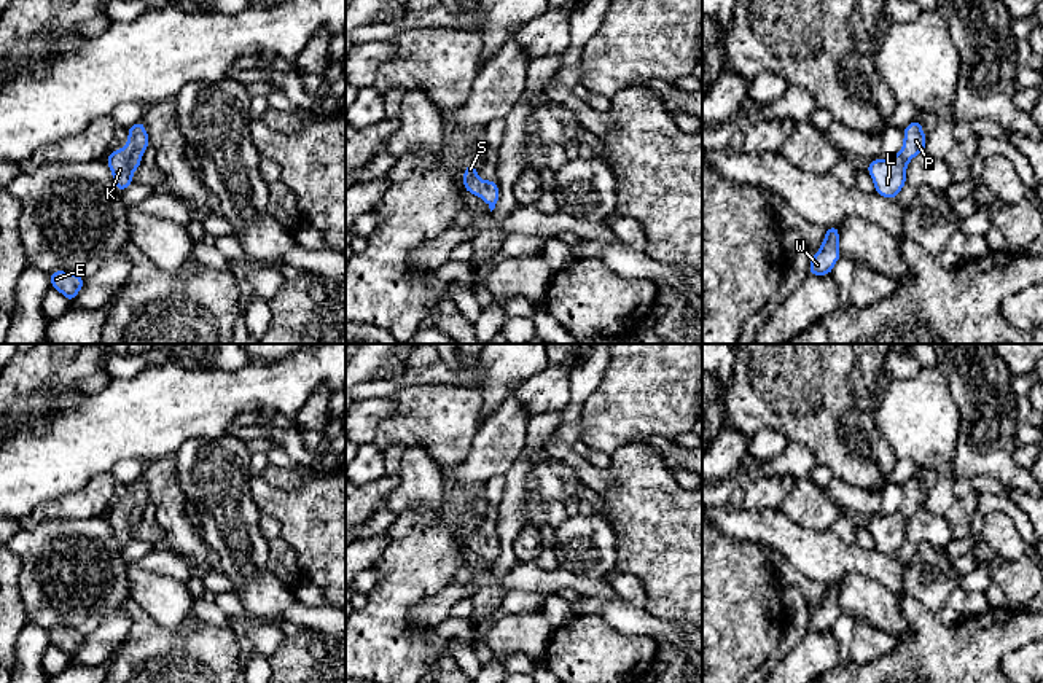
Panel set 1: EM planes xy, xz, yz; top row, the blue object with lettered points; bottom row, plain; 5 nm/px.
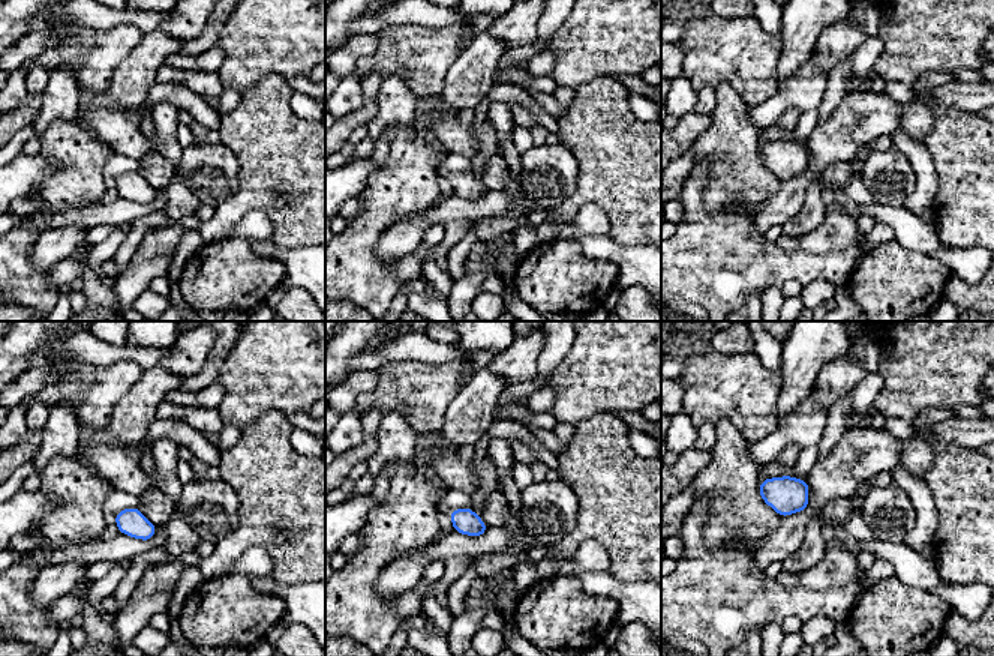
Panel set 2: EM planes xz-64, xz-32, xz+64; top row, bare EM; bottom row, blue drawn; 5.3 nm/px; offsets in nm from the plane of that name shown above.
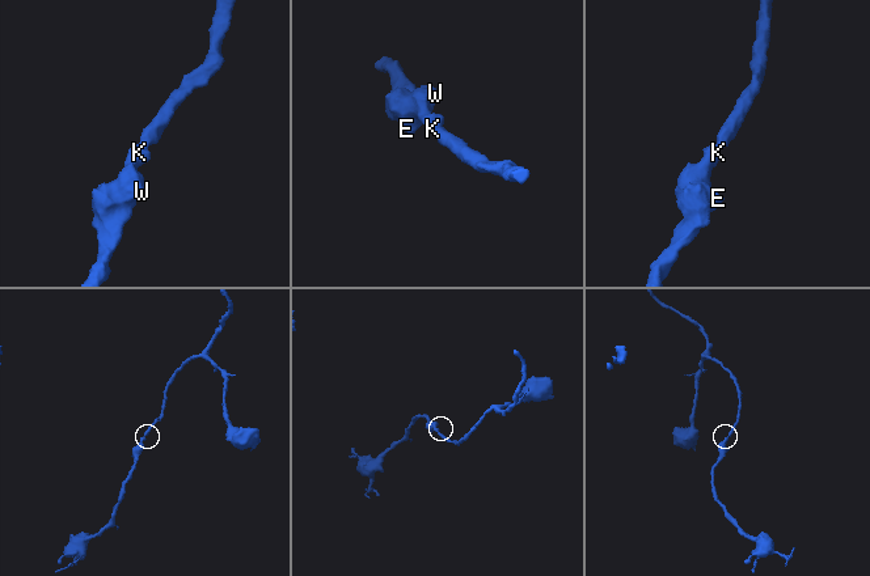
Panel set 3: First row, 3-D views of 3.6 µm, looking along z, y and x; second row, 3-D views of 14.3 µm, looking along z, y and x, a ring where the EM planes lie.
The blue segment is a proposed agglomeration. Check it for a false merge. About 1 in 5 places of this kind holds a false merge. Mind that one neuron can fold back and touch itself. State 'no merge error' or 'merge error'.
no merge error

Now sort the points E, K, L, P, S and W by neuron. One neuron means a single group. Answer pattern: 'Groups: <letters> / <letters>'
Groups: E K L P S W

